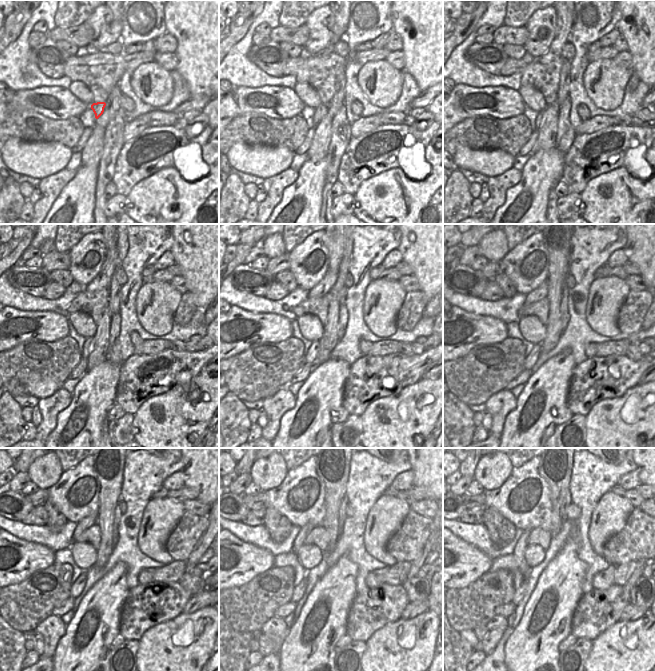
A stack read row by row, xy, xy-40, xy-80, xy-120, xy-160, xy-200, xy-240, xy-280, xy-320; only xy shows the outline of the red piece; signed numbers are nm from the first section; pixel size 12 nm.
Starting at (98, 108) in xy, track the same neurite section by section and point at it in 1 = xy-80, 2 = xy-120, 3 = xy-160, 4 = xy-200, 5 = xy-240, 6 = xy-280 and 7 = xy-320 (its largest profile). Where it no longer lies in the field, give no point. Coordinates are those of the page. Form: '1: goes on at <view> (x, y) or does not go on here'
1: goes on at xy-80 (538, 121)
2: goes on at xy-120 (89, 345)
3: goes on at xy-160 (309, 357)
4: goes on at xy-200 (531, 359)
5: goes on at xy-240 (76, 589)
6: goes on at xy-280 (299, 590)
7: goes on at xy-320 (519, 593)

